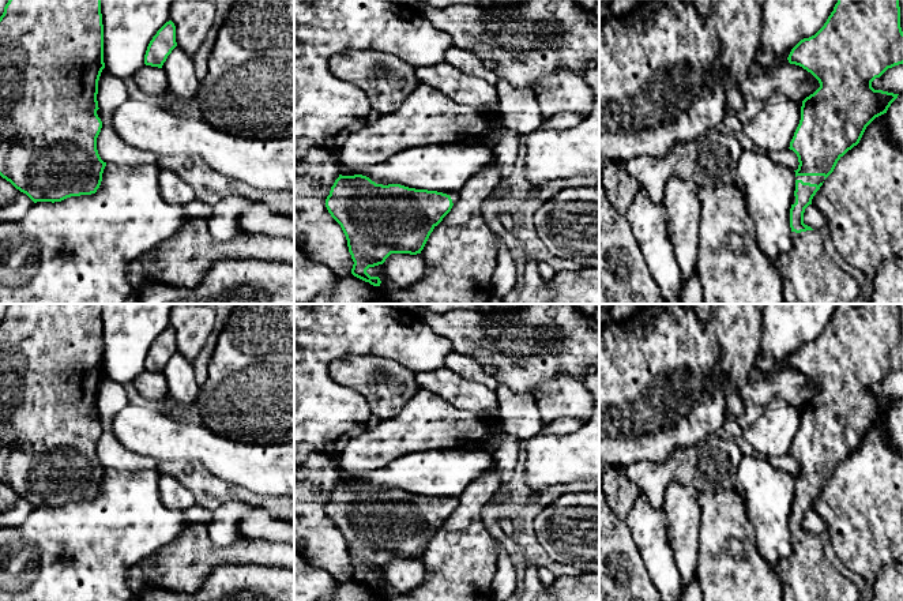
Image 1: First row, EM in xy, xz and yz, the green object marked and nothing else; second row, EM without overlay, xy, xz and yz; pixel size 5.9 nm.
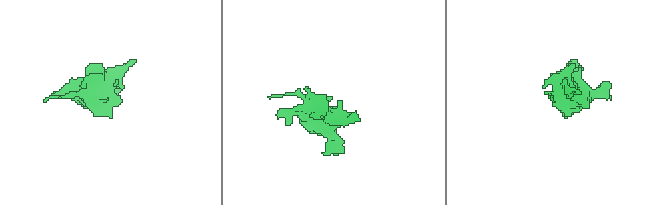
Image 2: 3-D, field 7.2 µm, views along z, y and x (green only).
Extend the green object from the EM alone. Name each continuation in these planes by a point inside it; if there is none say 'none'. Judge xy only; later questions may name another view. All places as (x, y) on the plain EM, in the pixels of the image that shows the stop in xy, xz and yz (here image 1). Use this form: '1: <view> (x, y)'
none

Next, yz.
1: yz (806, 484)

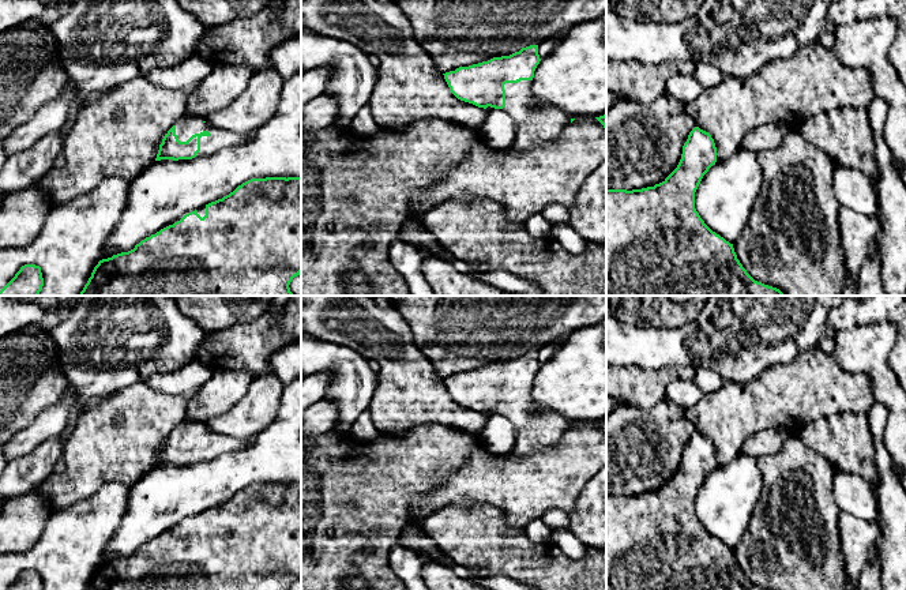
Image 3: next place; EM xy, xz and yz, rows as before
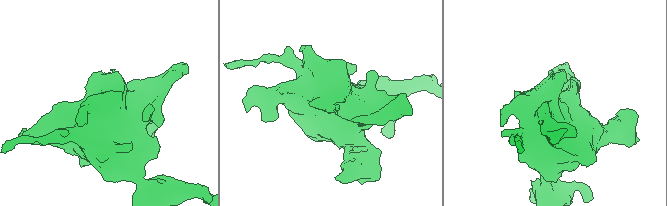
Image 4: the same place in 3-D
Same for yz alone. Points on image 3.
none

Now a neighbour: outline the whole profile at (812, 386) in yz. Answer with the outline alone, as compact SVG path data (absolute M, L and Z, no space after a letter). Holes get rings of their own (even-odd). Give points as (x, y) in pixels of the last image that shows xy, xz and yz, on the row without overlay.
M813 346L789 364L766 368L745 384L723 380L717 391L703 394L699 403L687 410L687 417L714 444L717 466L725 466L741 452L748 437L763 429L781 428L796 435L817 418L847 412L868 414L875 402L868 375L843 371L834 354Z

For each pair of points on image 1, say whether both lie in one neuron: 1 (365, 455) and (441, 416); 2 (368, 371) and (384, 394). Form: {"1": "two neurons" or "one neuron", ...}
{"1": "one neuron", "2": "one neuron"}

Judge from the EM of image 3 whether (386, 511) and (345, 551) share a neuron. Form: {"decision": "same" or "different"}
{"decision": "same"}

